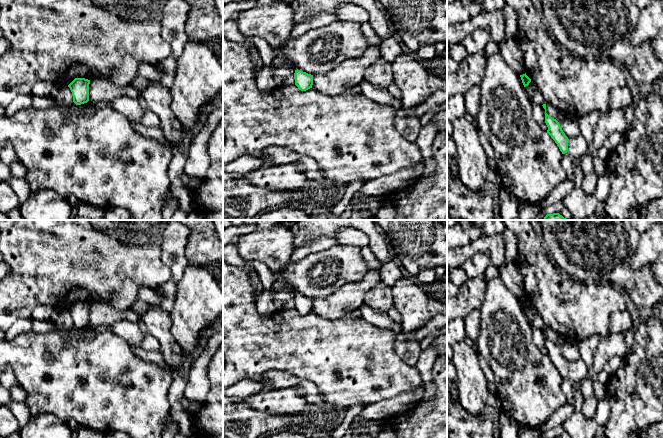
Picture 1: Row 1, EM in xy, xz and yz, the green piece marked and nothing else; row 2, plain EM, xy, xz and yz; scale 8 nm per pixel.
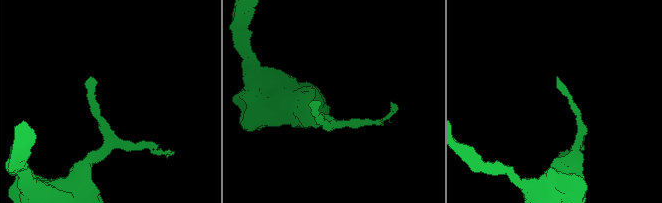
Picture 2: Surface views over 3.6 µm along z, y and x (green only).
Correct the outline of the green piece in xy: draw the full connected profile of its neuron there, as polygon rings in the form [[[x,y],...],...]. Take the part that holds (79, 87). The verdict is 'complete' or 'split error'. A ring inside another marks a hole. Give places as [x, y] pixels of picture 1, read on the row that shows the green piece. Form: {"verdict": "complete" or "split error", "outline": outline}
{"verdict": "complete", "outline": [[[75,78],[68,87],[73,96],[73,102],[81,105],[89,101],[89,84],[90,80],[85,78]]]}

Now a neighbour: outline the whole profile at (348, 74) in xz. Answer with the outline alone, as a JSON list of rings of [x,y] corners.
[[[380,46],[367,47],[357,59],[340,63],[327,74],[313,76],[312,88],[326,95],[337,95],[364,80],[365,69],[380,58]]]

